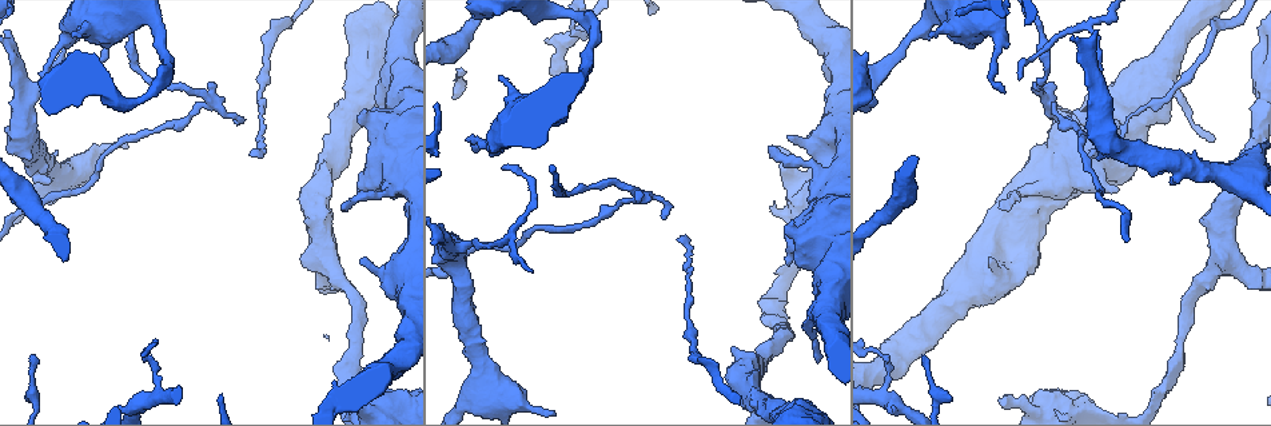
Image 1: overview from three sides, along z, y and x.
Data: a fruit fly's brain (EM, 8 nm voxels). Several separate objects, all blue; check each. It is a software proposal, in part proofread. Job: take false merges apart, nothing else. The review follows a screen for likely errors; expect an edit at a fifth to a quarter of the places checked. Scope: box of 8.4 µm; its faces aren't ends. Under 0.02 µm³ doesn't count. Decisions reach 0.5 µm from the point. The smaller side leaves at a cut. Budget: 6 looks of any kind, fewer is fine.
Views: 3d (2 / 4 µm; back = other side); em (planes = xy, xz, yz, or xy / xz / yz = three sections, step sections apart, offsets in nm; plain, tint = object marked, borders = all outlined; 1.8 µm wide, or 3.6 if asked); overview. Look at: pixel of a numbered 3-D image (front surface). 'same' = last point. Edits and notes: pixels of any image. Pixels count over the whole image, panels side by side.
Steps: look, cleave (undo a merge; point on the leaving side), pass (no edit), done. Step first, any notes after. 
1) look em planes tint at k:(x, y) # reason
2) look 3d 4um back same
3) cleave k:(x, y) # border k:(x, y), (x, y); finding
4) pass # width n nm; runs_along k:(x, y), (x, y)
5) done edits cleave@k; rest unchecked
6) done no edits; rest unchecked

look 3d 4um back at 1:(205, 95) # abrupt turn

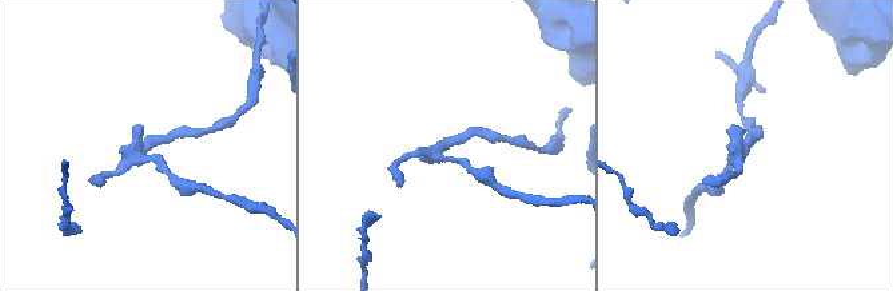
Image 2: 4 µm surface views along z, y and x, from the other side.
look em xy step 8 tint at 2:(443, 146) # shape alone is not enough

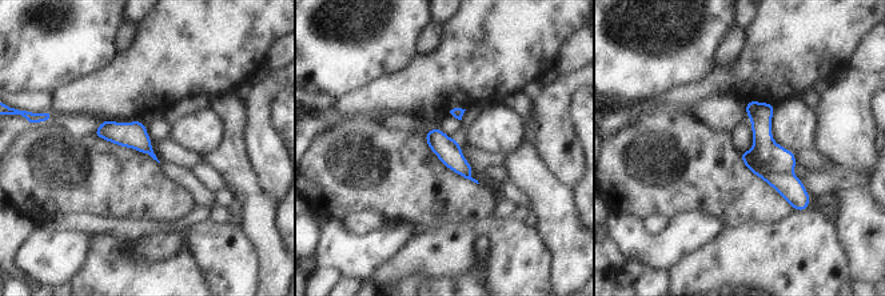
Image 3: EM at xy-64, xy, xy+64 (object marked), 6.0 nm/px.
look em planes tint same # another direction

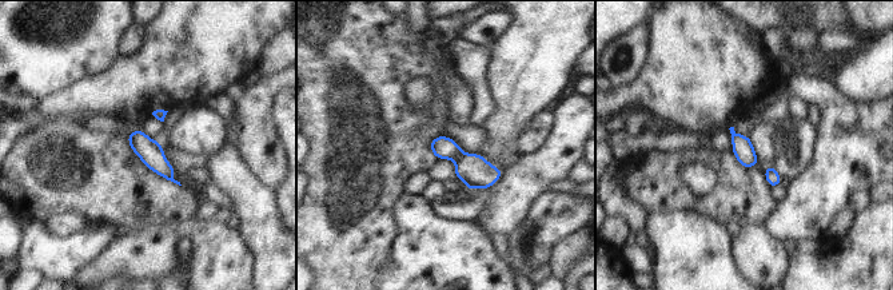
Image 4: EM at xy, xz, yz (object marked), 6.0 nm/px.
cleave 4:(474, 170) # border 4:(462, 151), (454, 159); a second cell is stuck on

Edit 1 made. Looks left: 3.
look overview # see it whole again

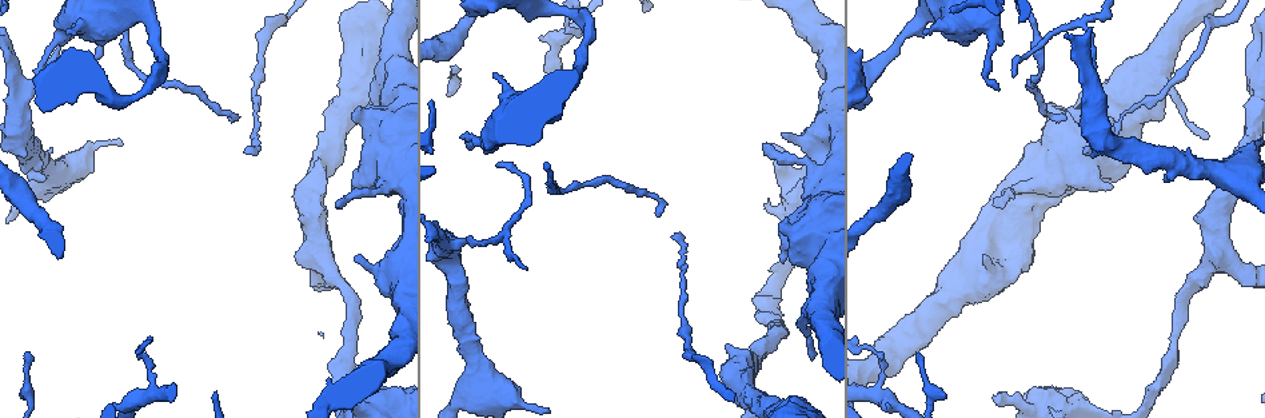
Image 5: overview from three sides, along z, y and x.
look 3d 4um at 5:(74, 165)

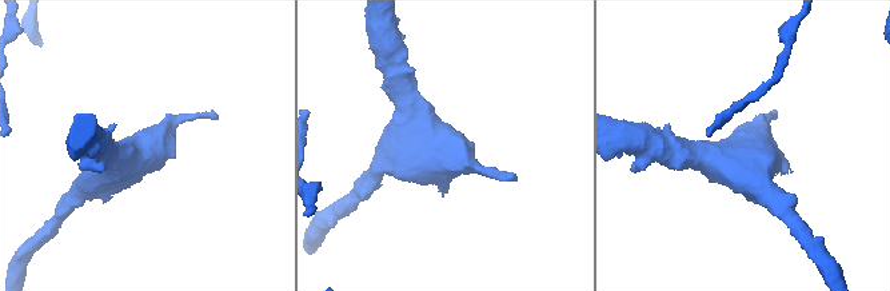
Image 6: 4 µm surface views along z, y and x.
look em 3.6um planes tint at 6:(141, 150) # need the tissue

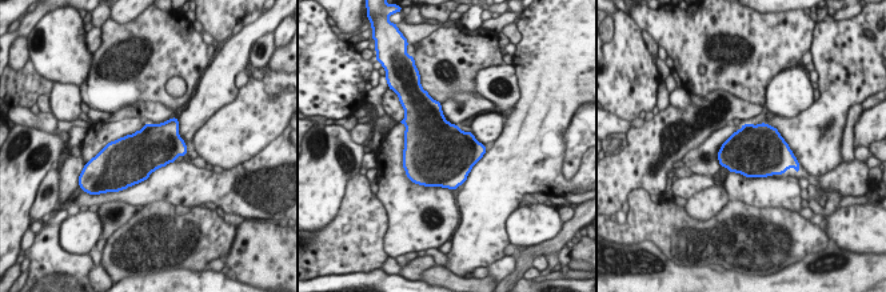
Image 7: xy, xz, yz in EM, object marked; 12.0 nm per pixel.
pass # arms 3; arm_widths 260, 260, 360 nm; all the same cell

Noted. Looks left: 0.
done edits cleave@4; rest unchecked

